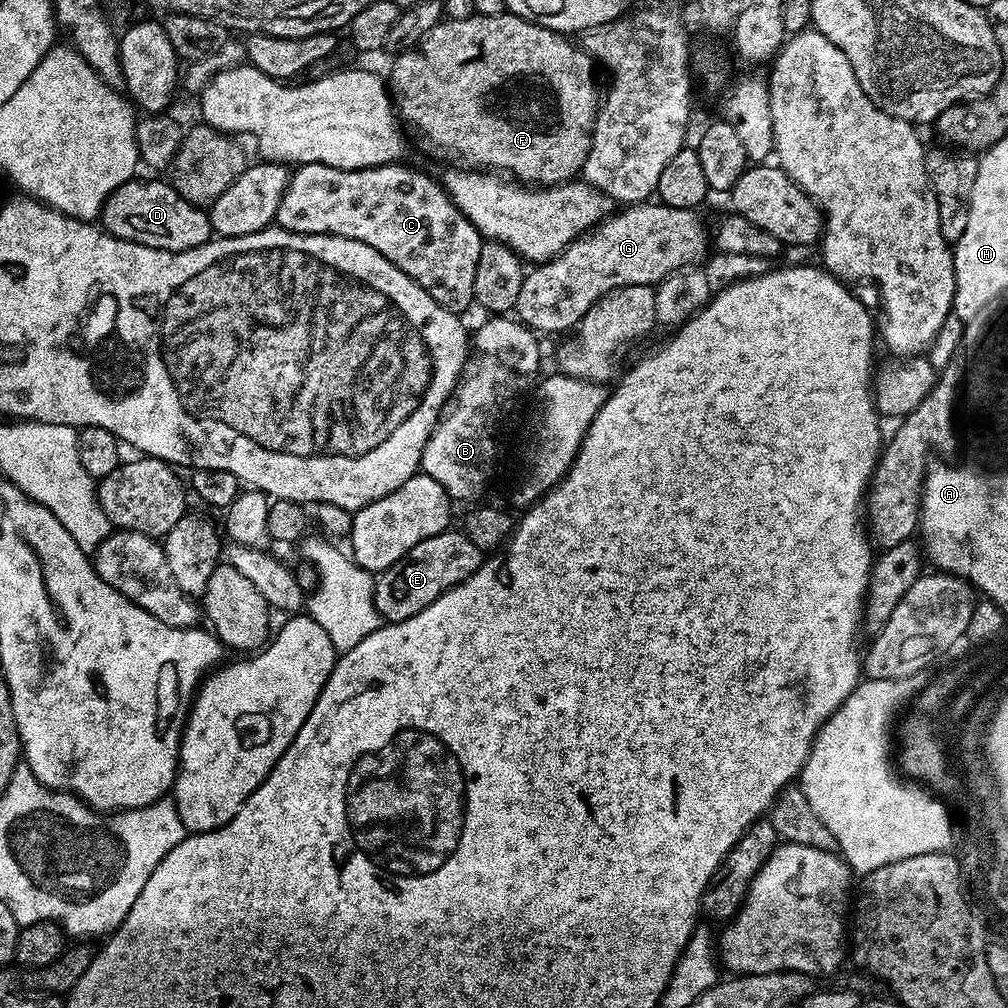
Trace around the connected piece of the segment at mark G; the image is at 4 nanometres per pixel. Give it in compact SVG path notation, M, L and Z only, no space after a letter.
M641 202L620 211L601 220L587 234L573 240L553 260L537 263L533 267L536 269L533 272L531 269L525 275L514 312L533 332L543 334L543 332L564 332L567 328L568 331L575 329L580 319L587 314L590 306L594 306L598 298L613 292L616 288L643 284L659 285L660 281L679 272L681 268L700 262L708 252L708 244L710 248L710 232L700 225L695 211L671 208L670 205L659 202Z

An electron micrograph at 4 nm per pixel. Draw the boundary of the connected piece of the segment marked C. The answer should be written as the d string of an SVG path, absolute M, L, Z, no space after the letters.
M404 162L383 164L377 168L335 168L325 164L301 164L295 169L284 192L282 202L276 211L275 223L286 230L300 228L300 236L309 236L312 232L348 232L348 236L360 236L368 244L376 244L380 252L388 252L400 268L408 268L412 276L432 288L444 304L464 310L474 300L475 276L478 270L479 252L482 237L475 227L452 202L448 189L439 179L427 176L424 172L415 172L407 168Z

